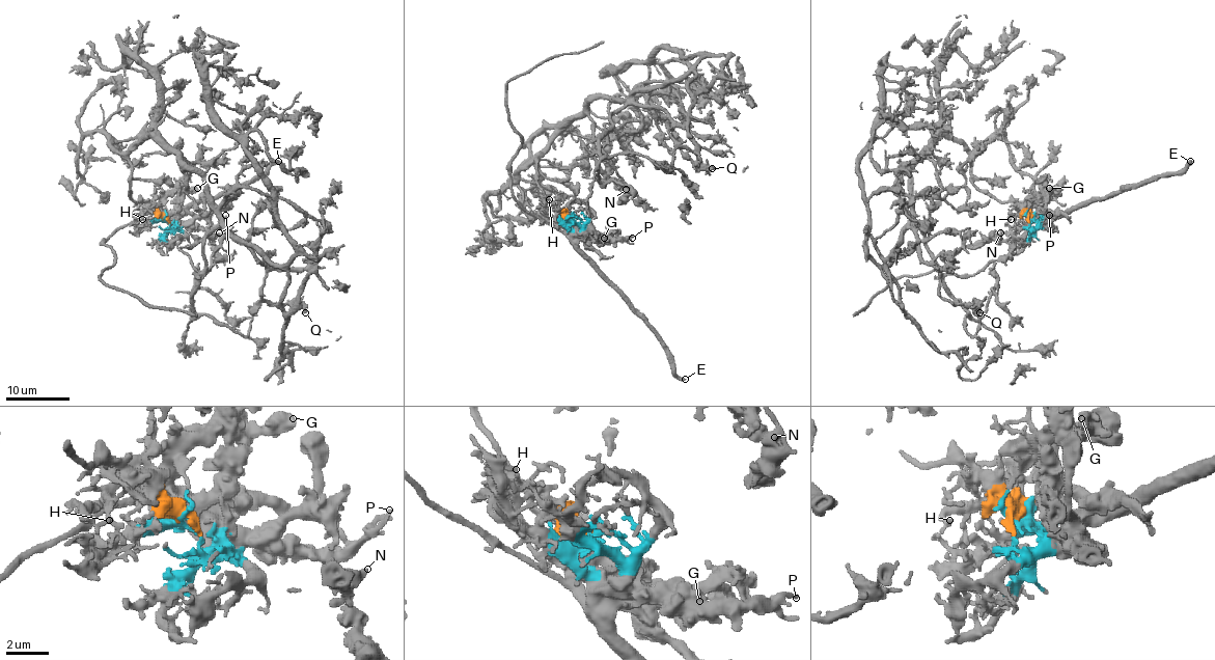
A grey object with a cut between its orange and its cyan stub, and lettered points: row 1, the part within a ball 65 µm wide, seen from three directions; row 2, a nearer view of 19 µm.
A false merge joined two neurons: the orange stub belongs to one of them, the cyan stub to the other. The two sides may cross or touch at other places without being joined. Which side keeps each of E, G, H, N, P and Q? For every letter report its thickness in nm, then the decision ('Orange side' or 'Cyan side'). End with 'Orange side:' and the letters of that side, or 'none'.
E: Thickness 420 nm. Cyan side
G: Thickness 320 nm. Cyan side
H: Thickness 130 nm. Cyan side
N: Thickness 440 nm. Orange side
P: Thickness 190 nm. Cyan side
Q: Thickness 360 nm. Orange side
Orange side: N, Q

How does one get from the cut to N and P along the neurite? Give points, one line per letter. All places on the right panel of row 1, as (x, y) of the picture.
N: (1029, 223), (939, 137), (910, 164), (932, 262), (945, 273), (1001, 232)
P: (1029, 223), (1029, 229), (1050, 227), (1049, 215)

